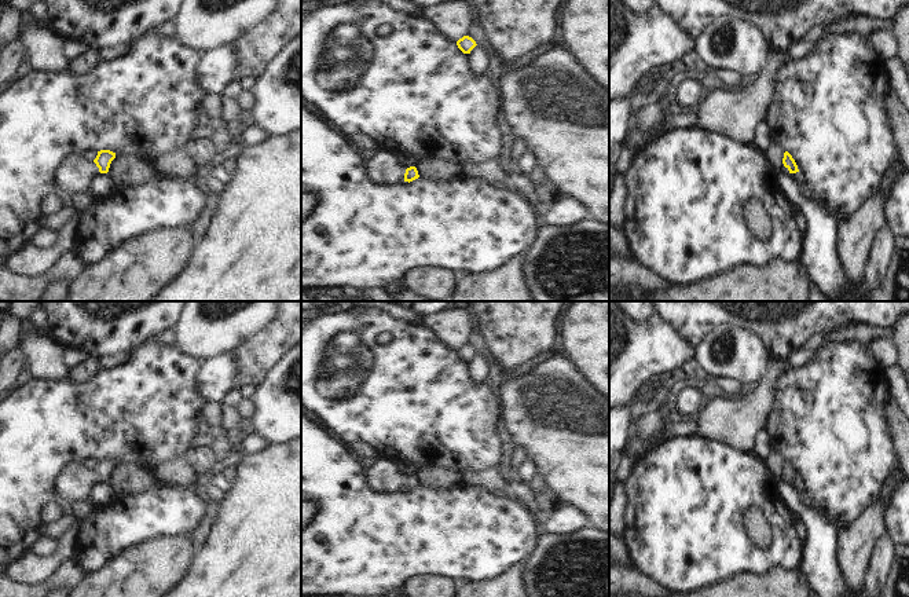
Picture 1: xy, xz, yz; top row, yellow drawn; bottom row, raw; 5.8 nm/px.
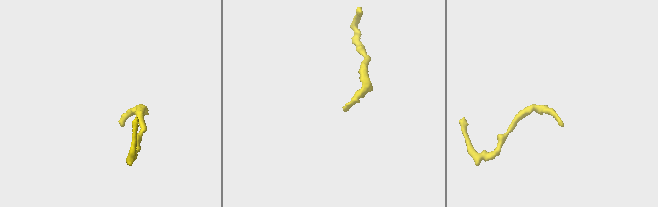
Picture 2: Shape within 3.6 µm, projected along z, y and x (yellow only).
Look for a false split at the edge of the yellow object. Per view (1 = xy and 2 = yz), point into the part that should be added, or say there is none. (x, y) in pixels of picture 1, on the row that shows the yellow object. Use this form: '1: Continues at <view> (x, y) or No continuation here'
1: Continues at xy (74, 172)
2: Continues at yz (805, 186).

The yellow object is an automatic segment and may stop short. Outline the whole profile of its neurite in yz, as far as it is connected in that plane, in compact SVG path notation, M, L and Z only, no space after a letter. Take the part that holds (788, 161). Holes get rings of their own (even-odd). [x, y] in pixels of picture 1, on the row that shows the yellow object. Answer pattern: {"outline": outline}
{"outline": "M788 151L784 153L782 164L785 166L784 172L793 173L796 177L800 179L802 190L804 191L804 194L809 195L809 197L813 195L810 186L807 184L807 182L799 173L798 165Z"}

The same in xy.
{"outline": "M100 150L94 161L81 153L67 153L56 166L55 182L70 194L88 191L92 177L96 173L107 173L116 153Z"}

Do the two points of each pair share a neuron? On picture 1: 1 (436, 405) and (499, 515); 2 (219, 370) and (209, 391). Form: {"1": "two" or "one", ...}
{"1": "two", "2": "one"}

